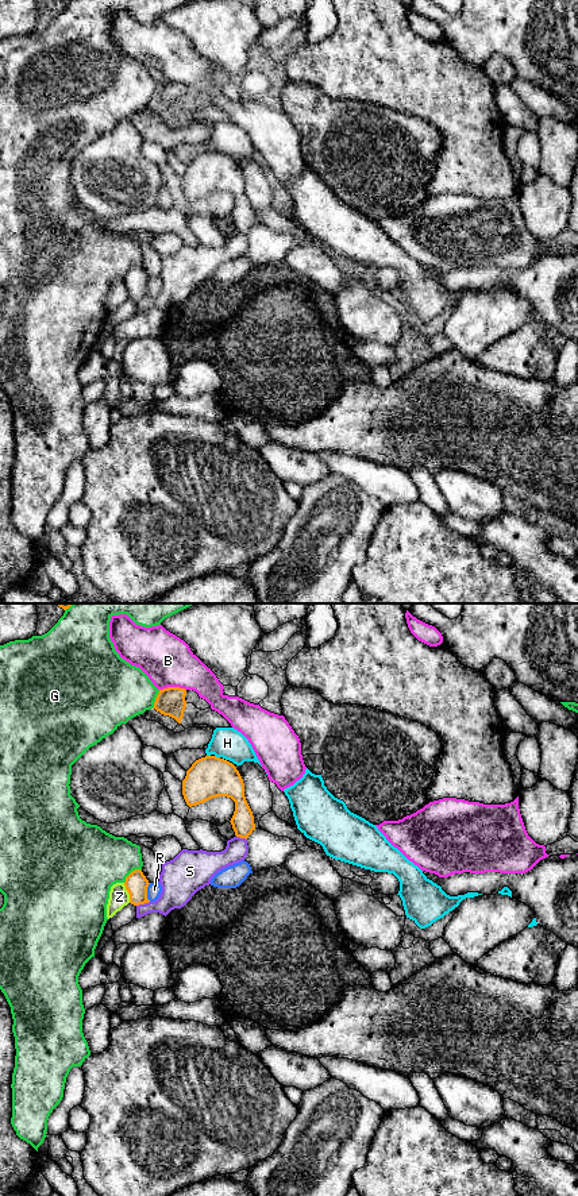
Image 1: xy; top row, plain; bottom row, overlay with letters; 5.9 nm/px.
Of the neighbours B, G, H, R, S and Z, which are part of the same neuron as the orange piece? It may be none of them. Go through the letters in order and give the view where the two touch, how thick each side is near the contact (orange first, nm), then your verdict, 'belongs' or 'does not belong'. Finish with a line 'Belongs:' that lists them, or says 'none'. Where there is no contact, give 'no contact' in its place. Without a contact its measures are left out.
B: contact in xy; calibres 170 and 300 nm; does not belong
G: contact in xy; calibres 130 and 380 nm; does not belong
H: contact in xy; calibres 240 and 190 nm; does not belong
R: contact in xy; calibres 130 and 90 nm; does not belong
S: contact in xy; calibres 130 and 220 nm; does not belong
Z: contact in xy; calibres 130 and 120 nm; does not belong
Belongs: none

